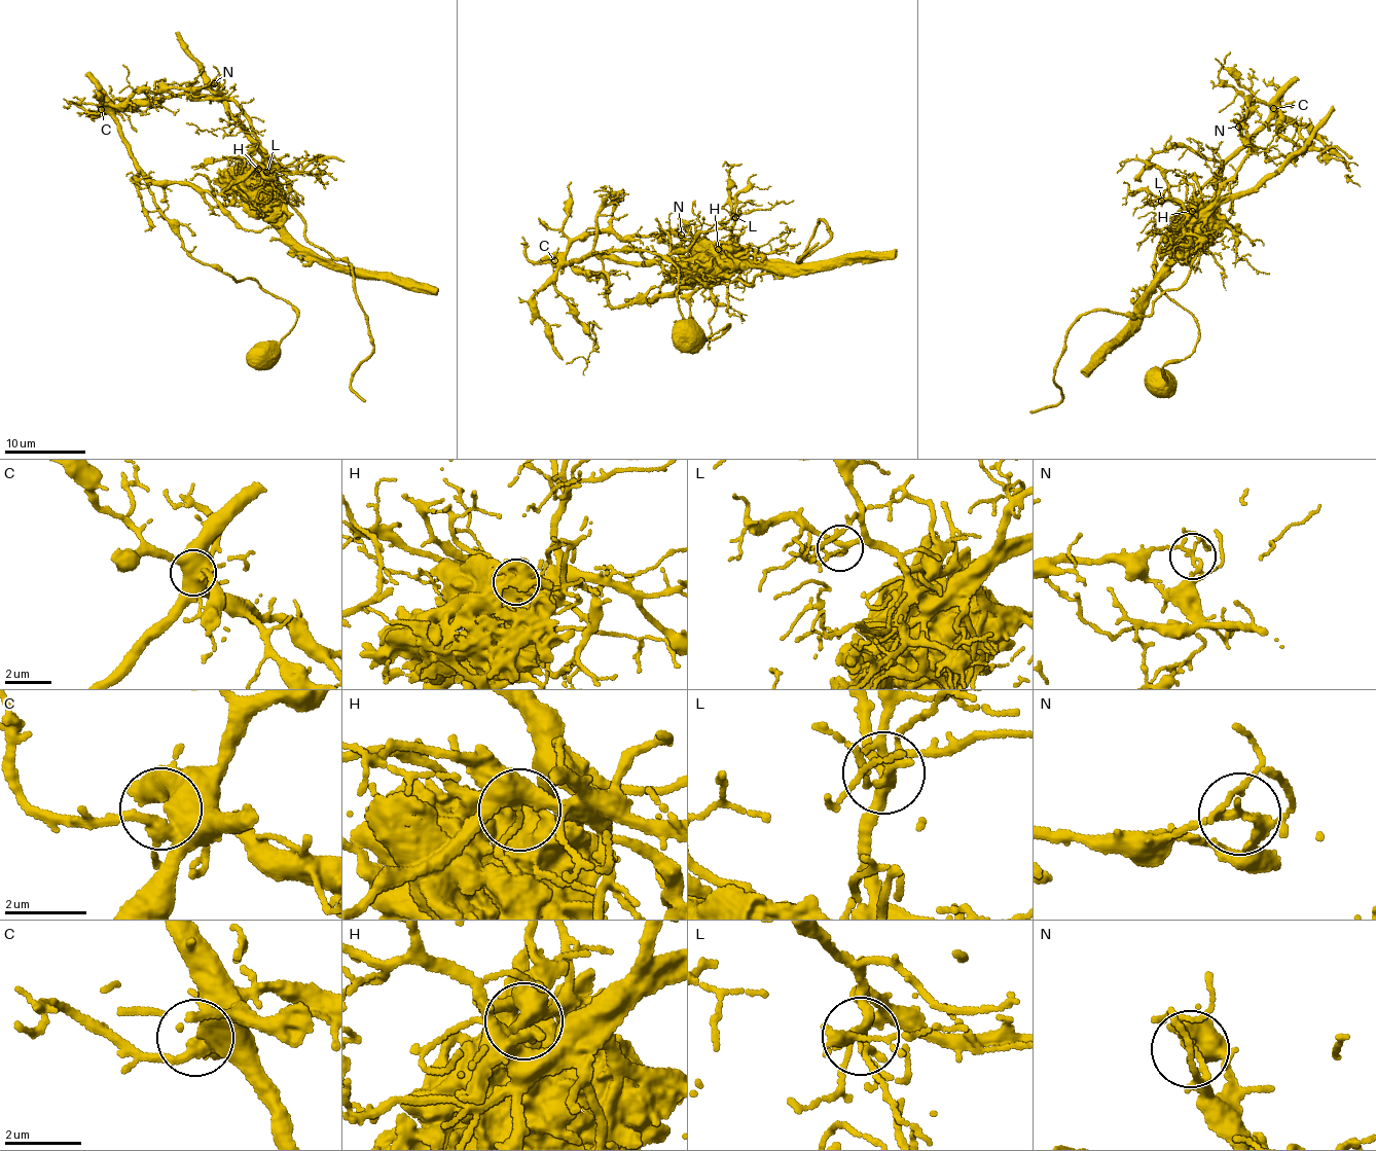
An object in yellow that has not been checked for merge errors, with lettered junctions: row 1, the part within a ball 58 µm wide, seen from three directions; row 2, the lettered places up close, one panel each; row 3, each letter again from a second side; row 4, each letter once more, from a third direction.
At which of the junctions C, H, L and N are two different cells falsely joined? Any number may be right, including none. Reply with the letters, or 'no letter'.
H, N

